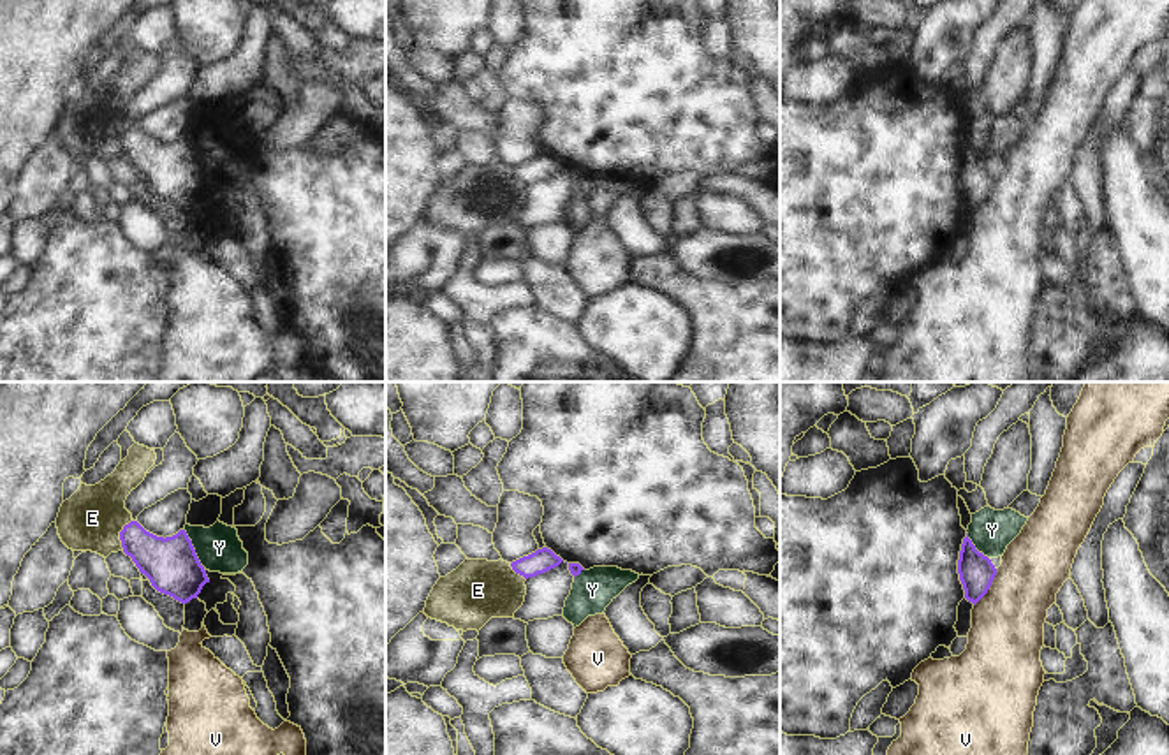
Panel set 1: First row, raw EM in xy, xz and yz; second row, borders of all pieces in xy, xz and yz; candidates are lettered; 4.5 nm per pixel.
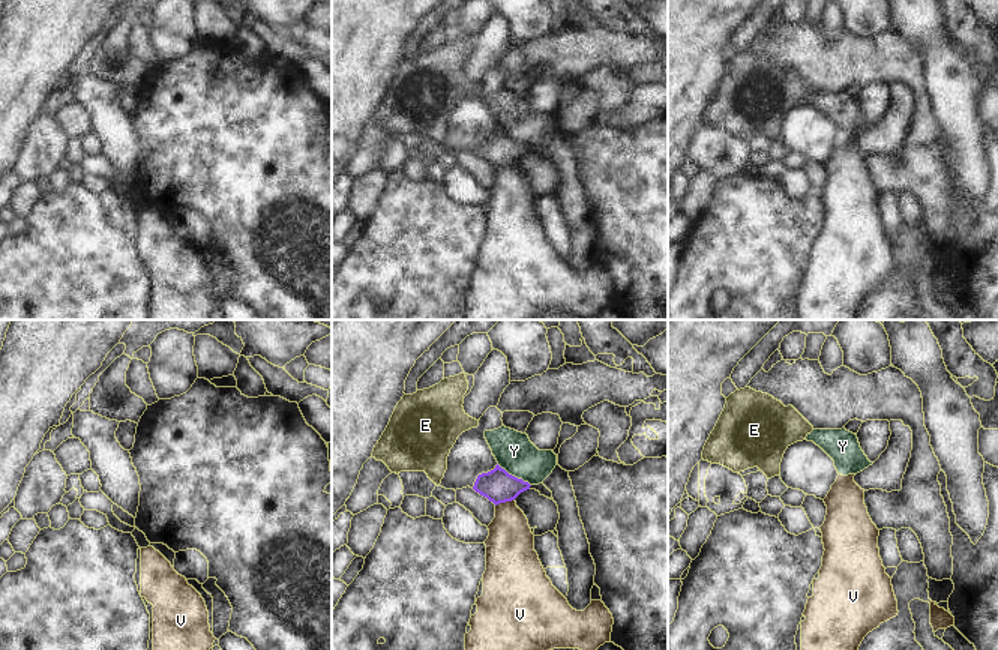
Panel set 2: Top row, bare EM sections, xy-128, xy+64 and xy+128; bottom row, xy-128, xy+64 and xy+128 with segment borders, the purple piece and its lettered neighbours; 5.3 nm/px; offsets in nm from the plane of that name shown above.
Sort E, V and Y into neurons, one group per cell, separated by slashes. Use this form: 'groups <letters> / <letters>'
groups E Y / V

